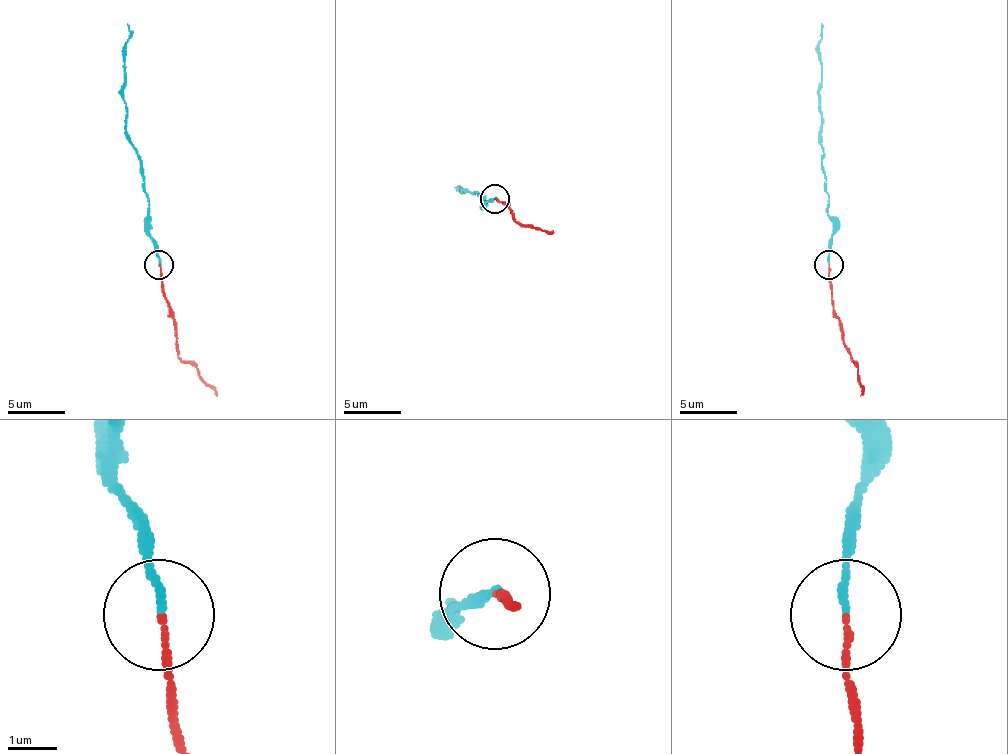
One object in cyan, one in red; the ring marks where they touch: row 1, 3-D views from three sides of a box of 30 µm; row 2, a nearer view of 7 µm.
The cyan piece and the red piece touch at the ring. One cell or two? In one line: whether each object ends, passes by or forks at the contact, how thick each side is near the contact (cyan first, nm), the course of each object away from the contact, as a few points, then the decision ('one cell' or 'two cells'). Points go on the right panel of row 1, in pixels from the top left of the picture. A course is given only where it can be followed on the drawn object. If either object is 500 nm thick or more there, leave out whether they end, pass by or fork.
cyan ends; red ends; calibres 130 and 120 nm; course cyan (828, 264), (828, 243), (834, 232), (825, 177), (819, 82), (822, 24); course red (828, 264), (834, 315), (840, 321), (848, 353), (857, 367), (860, 396); one cell

